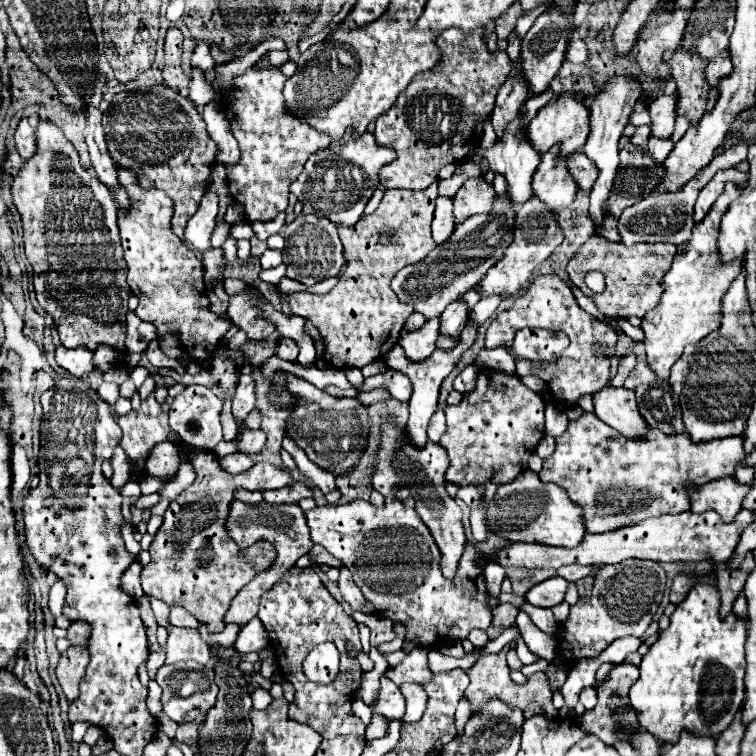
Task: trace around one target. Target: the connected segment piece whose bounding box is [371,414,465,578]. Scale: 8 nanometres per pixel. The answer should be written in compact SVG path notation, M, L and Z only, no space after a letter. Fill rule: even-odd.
M387 414L381 416L381 442L379 448L375 450L375 470L371 474L373 490L377 490L383 496L391 494L395 488L407 488L411 492L411 496L415 498L415 512L425 512L425 524L431 530L443 554L441 558L443 574L445 578L453 578L457 562L463 554L465 534L461 524L461 510L445 490L447 486L445 472L449 468L449 456L445 454L445 448L441 448L431 440L427 440L425 448L409 444L409 434L405 432L405 428L393 424L391 418L393 416Z

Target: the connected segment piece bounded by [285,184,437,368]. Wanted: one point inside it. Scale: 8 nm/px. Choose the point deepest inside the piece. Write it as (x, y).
(360, 319)

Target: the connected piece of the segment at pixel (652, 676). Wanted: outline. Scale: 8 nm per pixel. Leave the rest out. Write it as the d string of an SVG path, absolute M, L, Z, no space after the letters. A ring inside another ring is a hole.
M695 582L695 586L685 596L685 600L677 604L675 612L671 614L669 628L659 632L657 642L649 648L649 652L643 656L639 664L641 676L631 686L629 700L639 716L641 726L665 742L675 742L681 730L691 730L701 736L717 738L733 722L745 698L743 676L745 676L747 626L749 620L737 618L735 612L731 612L721 620L721 616L717 616L715 586Z

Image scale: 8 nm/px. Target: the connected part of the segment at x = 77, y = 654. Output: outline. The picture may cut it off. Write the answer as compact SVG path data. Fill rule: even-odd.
M69 646L59 660L57 666L57 680L67 696L67 700L75 700L79 696L79 684L85 674L85 666L89 662L87 646Z

